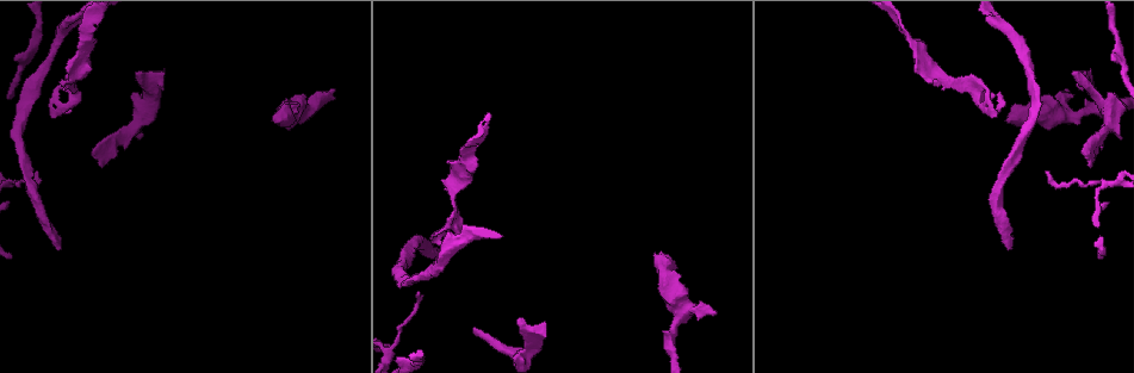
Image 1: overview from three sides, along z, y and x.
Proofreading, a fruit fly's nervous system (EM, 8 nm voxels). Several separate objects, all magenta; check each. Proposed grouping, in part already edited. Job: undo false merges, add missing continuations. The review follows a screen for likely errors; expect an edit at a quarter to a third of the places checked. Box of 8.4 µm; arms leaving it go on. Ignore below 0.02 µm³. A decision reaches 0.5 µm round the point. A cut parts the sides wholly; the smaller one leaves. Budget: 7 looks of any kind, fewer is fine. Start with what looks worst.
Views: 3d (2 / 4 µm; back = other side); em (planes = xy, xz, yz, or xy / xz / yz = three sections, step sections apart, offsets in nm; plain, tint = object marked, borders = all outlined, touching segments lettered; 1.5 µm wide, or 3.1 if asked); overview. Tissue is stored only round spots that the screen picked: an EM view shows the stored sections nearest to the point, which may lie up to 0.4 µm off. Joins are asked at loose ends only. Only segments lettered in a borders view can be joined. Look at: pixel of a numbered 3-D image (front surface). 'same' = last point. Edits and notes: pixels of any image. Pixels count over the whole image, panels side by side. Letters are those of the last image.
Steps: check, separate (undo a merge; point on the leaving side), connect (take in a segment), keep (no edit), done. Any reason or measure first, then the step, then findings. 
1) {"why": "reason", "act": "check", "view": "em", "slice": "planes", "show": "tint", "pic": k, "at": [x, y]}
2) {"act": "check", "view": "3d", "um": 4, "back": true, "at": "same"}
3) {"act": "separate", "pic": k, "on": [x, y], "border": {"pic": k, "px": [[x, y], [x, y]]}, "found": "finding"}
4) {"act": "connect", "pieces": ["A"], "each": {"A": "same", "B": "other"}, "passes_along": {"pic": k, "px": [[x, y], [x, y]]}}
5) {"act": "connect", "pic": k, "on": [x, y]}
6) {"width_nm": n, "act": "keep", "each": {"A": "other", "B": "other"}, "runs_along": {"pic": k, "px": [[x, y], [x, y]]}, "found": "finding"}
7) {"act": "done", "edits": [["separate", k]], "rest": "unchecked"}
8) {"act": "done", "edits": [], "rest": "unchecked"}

{"why": "branch stops here", "act": "check", "view": "3d", "um": 4, "pic": 1, "at": [102, 165]}

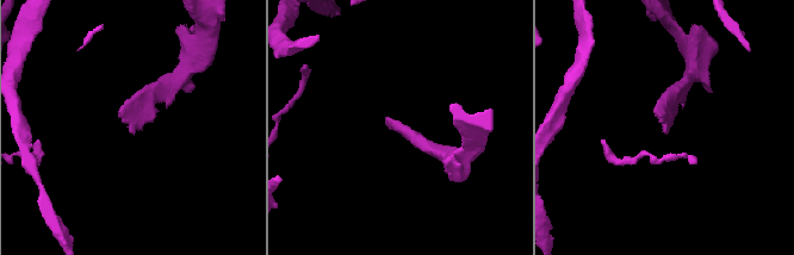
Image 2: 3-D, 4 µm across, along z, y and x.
{"why": "need the tissue", "act": "check", "view": "em", "slice": "xy", "step": 4, "show": "tint", "pic": 2, "at": [396, 126]}

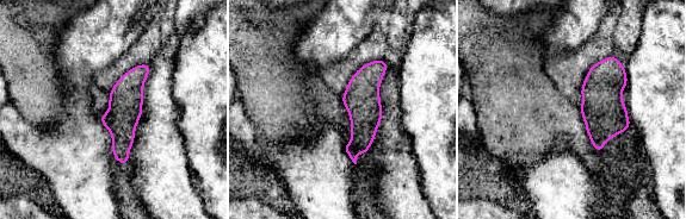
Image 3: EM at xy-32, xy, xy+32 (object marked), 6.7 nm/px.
{"why": "another direction", "act": "check", "view": "em", "slice": "planes", "show": "borders", "at": "same"}

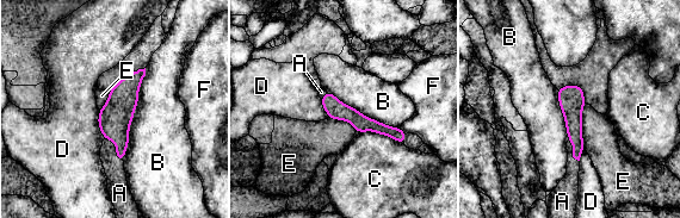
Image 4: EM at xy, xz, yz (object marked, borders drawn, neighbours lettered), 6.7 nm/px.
{"act": "connect", "pieces": ["A"], "each": {"A": "same", "B": "other", "C": "other", "D": "other", "E": "other", "F": "other"}, "found": "it goes on there"}

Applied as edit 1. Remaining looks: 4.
{"why": "free end", "act": "check", "view": "em", "slice": "planes", "show": "borders", "pic": 1, "at": [273, 119]}

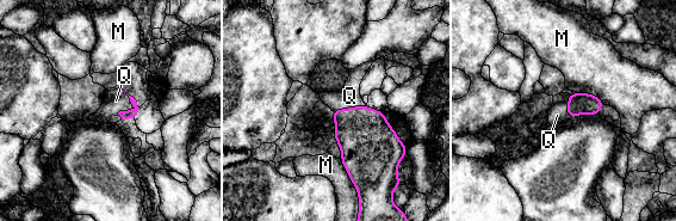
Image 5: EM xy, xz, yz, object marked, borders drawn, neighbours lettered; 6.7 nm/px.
{"act": "connect", "pieces": ["Q"], "each": {"M": "other", "Q": "same"}, "passes_along": {"pic": 5, "px": [[128, 114], [134, 106], [116, 100]]}, "found": "the neuron continues"}

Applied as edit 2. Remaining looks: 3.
{"act": "done", "edits": [["connect", 4], ["connect", 5]], "rest": "unchecked"}

